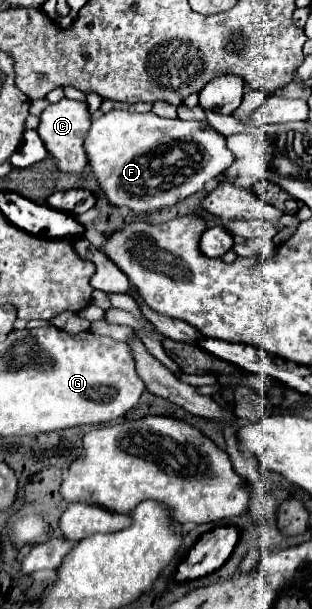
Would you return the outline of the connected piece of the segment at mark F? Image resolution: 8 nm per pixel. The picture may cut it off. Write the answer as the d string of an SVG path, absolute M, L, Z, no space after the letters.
M108 111L92 121L90 131L84 139L84 151L88 165L102 187L106 199L116 207L128 207L136 213L148 213L162 207L176 205L178 201L202 191L204 183L222 175L234 161L232 151L226 147L226 137L198 121L164 119L156 113L130 113L130 111Z

